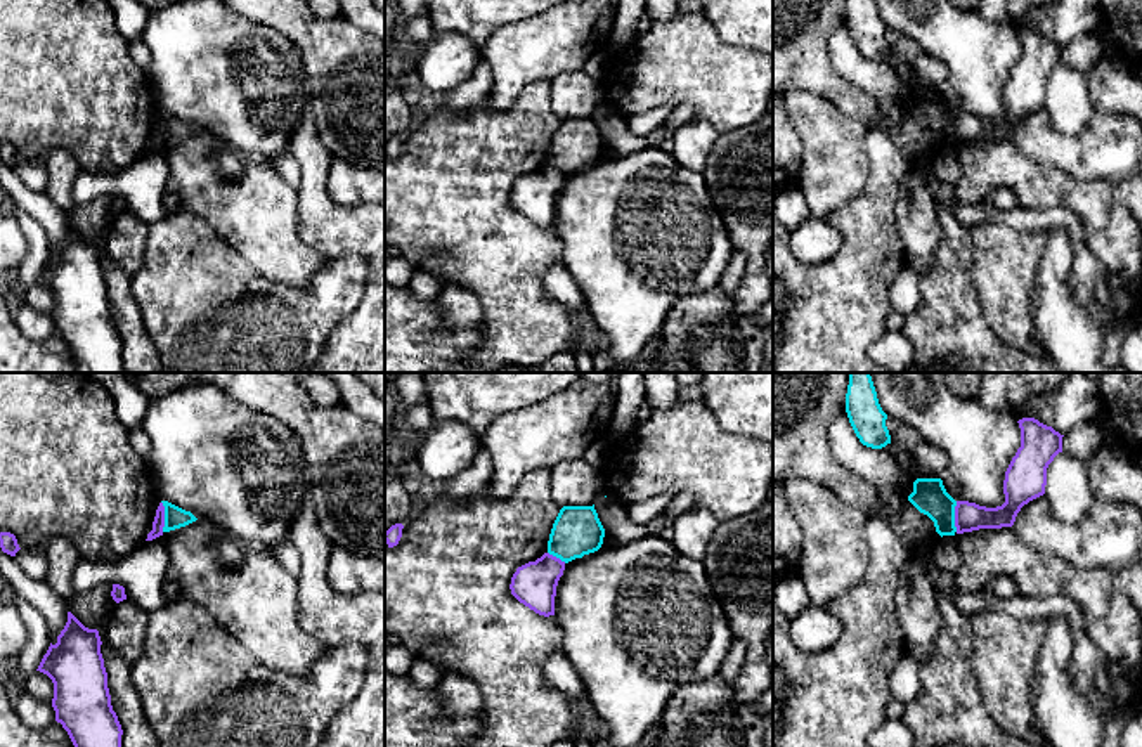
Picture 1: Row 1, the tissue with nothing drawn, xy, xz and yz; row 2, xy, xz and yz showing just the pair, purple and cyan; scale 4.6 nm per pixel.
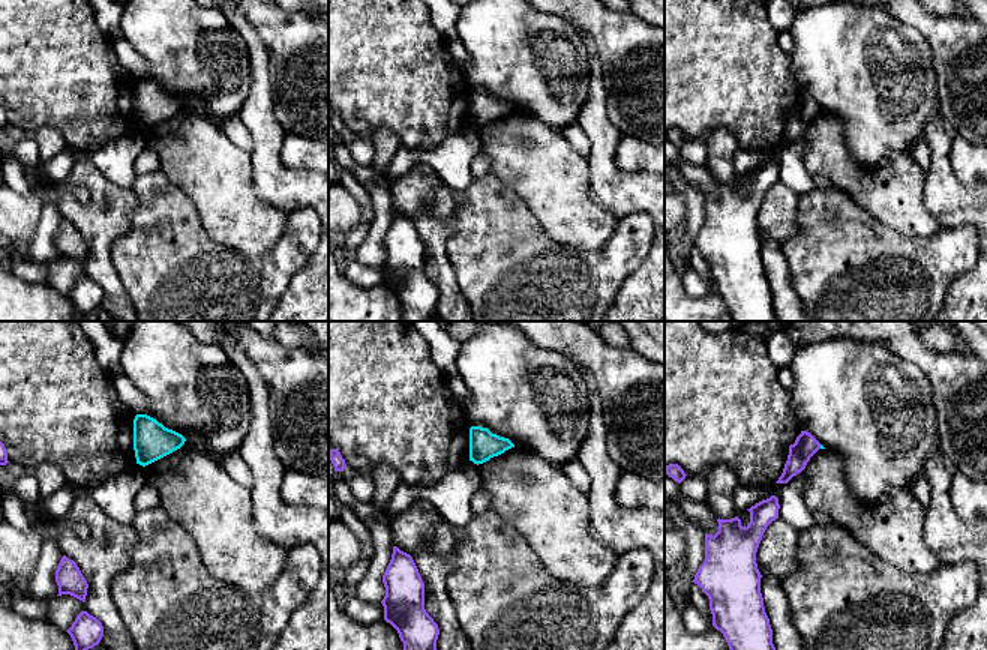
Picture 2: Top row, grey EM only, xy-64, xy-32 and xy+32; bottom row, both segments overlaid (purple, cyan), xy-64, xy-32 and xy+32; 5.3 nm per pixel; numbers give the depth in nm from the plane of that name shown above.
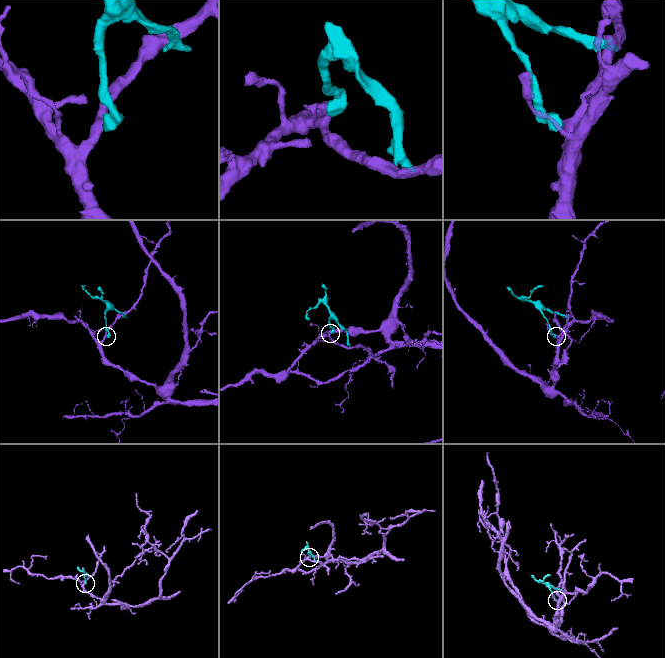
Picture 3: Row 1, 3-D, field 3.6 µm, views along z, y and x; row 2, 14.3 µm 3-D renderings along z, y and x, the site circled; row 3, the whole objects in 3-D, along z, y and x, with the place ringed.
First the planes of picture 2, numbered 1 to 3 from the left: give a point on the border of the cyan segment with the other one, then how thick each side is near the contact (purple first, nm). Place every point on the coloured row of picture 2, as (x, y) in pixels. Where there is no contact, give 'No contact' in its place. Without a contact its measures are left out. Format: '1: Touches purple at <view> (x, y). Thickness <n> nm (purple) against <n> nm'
1: No contact
2: No contact
3: Touches purple at xy+32 (819, 446). Thickness 120 nm (purple) against 20 nm

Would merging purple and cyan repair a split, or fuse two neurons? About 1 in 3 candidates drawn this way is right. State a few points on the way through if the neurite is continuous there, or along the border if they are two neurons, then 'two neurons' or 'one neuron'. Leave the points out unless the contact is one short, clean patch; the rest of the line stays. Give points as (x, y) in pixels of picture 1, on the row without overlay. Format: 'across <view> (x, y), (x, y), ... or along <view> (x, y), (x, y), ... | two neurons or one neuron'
two neurons

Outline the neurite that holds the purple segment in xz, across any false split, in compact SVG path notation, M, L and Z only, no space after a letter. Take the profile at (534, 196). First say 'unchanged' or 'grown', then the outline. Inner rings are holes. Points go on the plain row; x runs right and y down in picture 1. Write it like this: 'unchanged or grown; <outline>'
unchanged; M544 165L535 173L529 173L516 180L511 189L511 206L539 227L555 227L555 208L565 173Z

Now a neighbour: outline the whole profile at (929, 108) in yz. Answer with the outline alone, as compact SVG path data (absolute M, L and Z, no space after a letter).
M917 90L908 113L934 133L941 149L955 147L957 113L946 104L941 90Z

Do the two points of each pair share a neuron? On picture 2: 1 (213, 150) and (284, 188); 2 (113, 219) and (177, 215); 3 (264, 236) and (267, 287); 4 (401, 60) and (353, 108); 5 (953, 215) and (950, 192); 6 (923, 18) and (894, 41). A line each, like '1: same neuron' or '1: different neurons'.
1: different neurons
2: different neurons
3: different neurons
4: same neuron
5: same neuron
6: different neurons

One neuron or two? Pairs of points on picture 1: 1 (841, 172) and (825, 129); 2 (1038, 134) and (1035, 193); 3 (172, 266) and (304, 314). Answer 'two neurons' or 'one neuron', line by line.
1: one neuron
2: two neurons
3: one neuron

